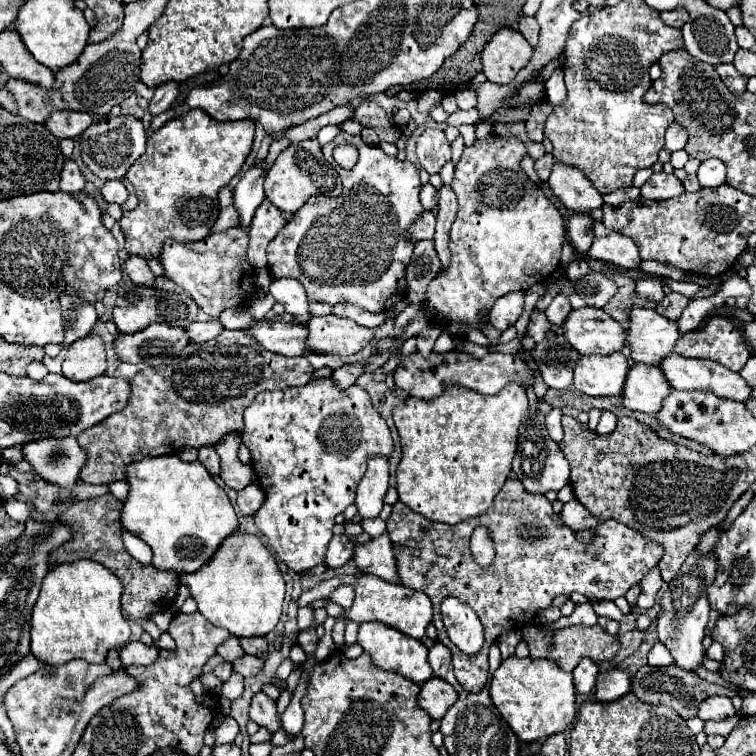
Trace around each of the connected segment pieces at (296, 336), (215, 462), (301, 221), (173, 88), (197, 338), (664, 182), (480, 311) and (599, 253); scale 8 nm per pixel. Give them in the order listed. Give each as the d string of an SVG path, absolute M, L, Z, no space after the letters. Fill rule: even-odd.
M254 321L250 329L246 329L262 347L268 351L276 351L286 357L304 357L310 355L306 347L308 327L296 323L282 323L282 321Z
M206 445L200 449L200 455L198 459L204 463L204 467L213 475L219 475L220 473L220 457L216 453L216 449L212 445Z
M344 131L338 133L330 143L322 145L322 153L324 159L340 173L342 193L338 197L314 195L294 213L294 217L268 245L268 269L274 279L298 279L306 287L310 301L324 301L328 305L350 303L372 313L386 311L406 299L404 267L410 261L414 245L404 239L404 231L424 211L418 199L422 187L418 167L410 161L398 161L396 157L386 155L378 145L366 145L360 135L350 135ZM340 143L354 143L358 147L360 159L350 171L342 169L332 159L332 149Z
M170 81L170 83L164 83L164 85L156 87L154 97L150 99L148 111L150 111L150 107L152 107L156 113L166 111L166 109L168 109L168 107L174 103L176 95L178 95L178 83L174 83L174 81Z
M208 321L208 323L190 323L188 325L188 337L192 343L206 343L220 335L224 325L220 321Z
M662 171L662 173L652 173L652 177L642 185L640 191L644 199L664 201L684 193L684 185L676 175L668 175Z
M490 135L486 139L480 139L476 141L474 145L466 147L460 161L456 163L456 171L454 171L454 179L452 179L452 189L458 197L458 213L456 213L456 219L452 223L452 229L450 229L450 243L448 243L448 249L450 249L450 265L446 269L442 269L430 283L428 283L428 291L426 291L426 305L434 309L436 313L436 325L440 325L442 329L446 329L450 335L454 337L466 337L470 327L476 327L476 329L482 329L484 321L488 321L488 313L494 305L494 301L502 295L508 295L512 291L526 291L528 287L532 287L534 283L544 283L550 279L550 275L558 269L560 265L560 251L562 251L562 243L566 239L566 233L564 233L564 219L562 219L562 213L550 203L550 199L544 195L544 191L540 187L534 187L532 189L532 181L528 179L528 175L520 169L520 151L526 151L524 143L516 137L500 137L500 135Z
M602 223L594 225L594 235L596 237L588 255L624 269L640 269L642 257L636 243L630 237L618 231L606 229Z

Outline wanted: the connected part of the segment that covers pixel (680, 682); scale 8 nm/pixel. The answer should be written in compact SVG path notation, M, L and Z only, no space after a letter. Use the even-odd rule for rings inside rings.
M644 665L632 677L632 693L644 703L668 705L678 715L682 715L682 719L690 719L690 717L698 715L698 705L702 703L702 699L706 699L710 695L722 695L732 698L734 694L742 698L746 691L737 690L734 692L723 686L708 683L708 681L700 679L694 671L680 671L676 665L672 665L672 667L650 667L650 665Z

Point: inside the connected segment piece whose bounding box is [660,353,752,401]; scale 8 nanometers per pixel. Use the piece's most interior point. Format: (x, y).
(682, 373)

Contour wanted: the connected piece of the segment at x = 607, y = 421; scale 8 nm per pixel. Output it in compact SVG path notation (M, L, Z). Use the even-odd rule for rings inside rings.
M604 411L596 431L598 431L598 433L612 433L612 431L614 431L614 427L616 427L616 415L612 415L612 413Z

